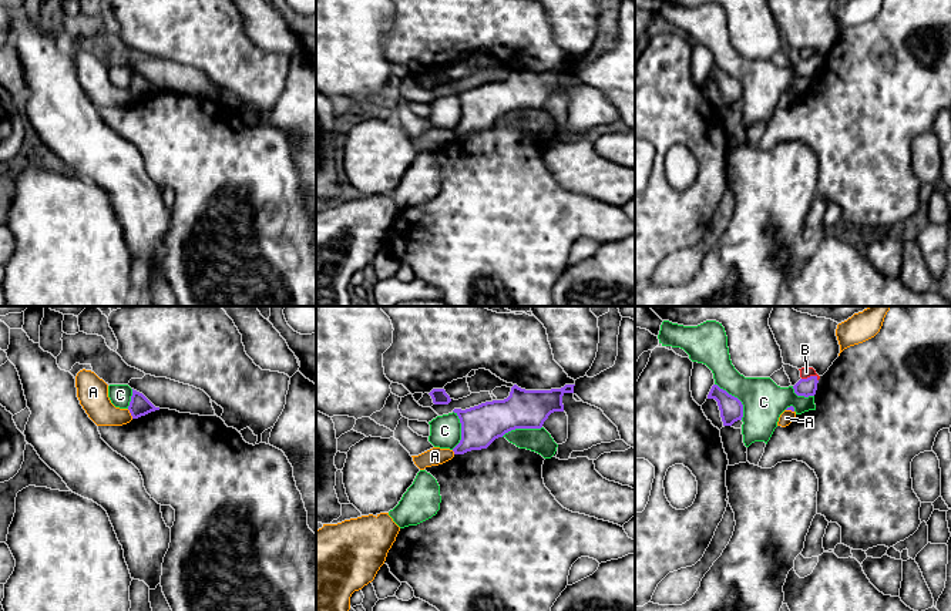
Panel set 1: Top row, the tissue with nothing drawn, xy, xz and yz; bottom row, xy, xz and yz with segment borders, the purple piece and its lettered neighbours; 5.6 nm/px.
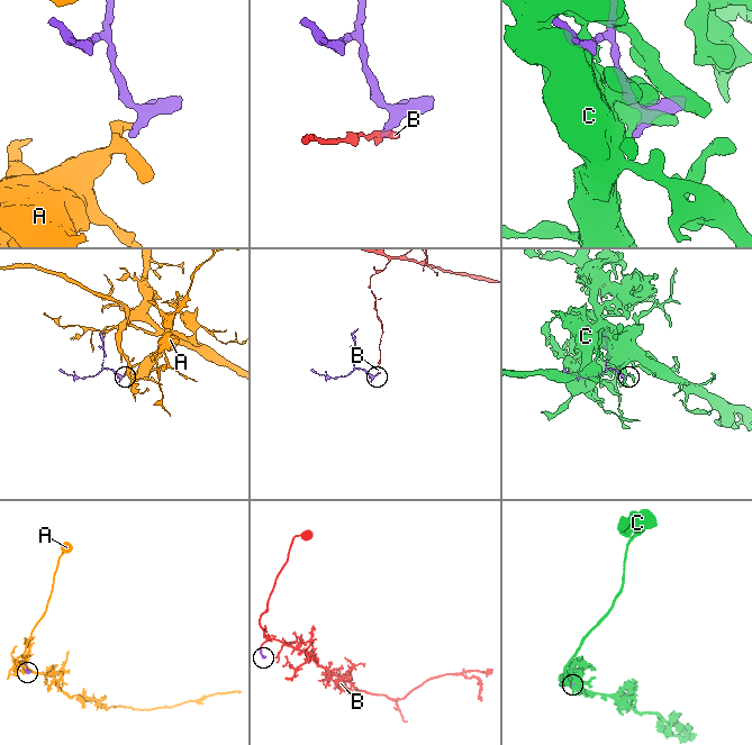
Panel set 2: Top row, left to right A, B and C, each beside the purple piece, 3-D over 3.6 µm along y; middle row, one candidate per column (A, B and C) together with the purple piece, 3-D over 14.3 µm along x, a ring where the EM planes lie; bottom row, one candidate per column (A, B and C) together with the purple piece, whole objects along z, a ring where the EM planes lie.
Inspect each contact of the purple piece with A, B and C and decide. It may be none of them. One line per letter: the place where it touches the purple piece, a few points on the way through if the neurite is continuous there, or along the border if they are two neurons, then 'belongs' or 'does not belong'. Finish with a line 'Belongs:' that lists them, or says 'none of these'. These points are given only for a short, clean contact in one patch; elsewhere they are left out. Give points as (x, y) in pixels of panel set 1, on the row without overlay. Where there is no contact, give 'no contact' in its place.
A: meets purple in xy at (130, 93); border along xy (127, 90), (133, 98); does not belong
B: meets purple in yz at (810, 57); border along yz (817, 57), (802, 60); does not belong
C: meets purple in yz at (736, 79); does not belong
Belongs: none of these

